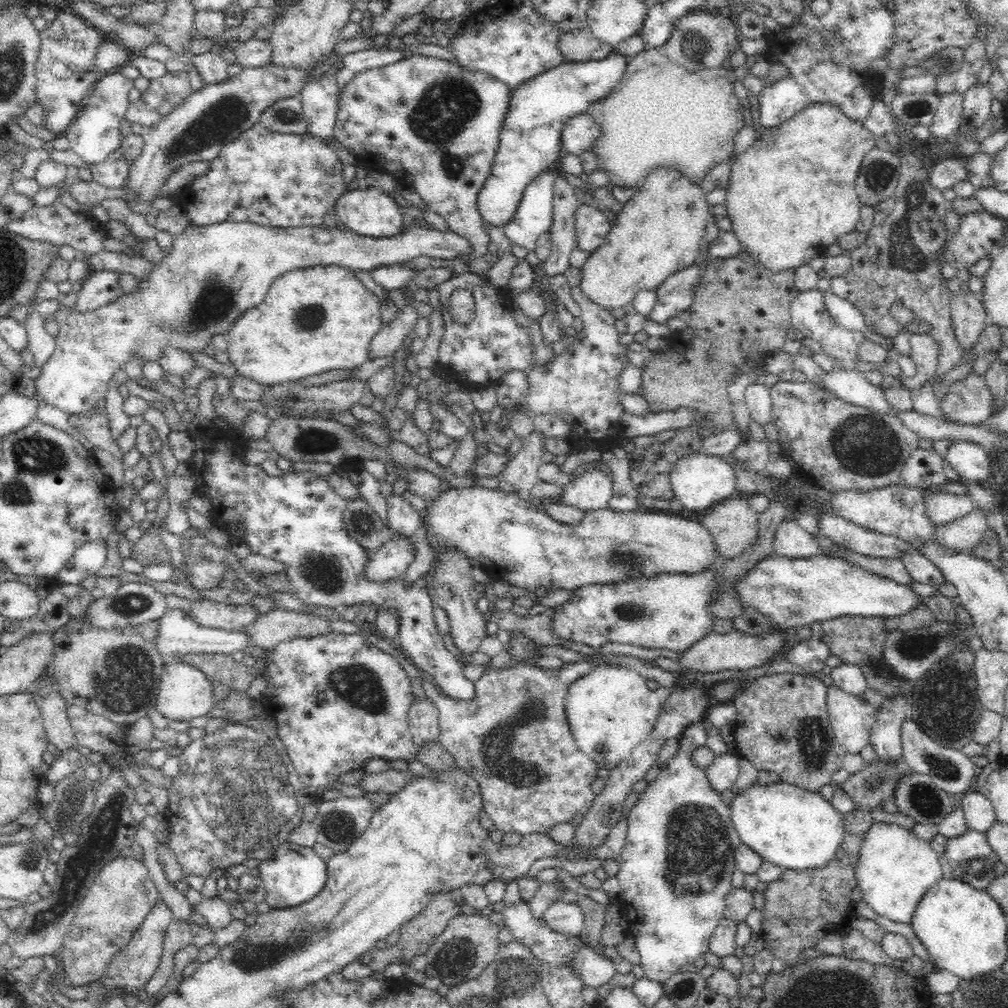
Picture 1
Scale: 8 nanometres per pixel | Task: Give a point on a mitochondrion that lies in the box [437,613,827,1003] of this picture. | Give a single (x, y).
(523, 704)

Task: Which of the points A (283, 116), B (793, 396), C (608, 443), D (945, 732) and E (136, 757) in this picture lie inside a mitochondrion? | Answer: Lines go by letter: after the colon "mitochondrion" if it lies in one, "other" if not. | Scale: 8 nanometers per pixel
A: mitochondrion
B: other
C: other
D: mitochondrion
E: other

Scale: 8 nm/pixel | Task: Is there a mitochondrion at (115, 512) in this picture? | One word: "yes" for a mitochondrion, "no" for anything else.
no

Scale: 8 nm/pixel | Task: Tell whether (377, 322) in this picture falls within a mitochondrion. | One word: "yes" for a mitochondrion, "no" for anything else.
no

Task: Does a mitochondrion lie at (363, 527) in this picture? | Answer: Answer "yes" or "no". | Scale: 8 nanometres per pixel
yes

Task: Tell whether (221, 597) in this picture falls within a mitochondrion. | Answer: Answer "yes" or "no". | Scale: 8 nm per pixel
no

